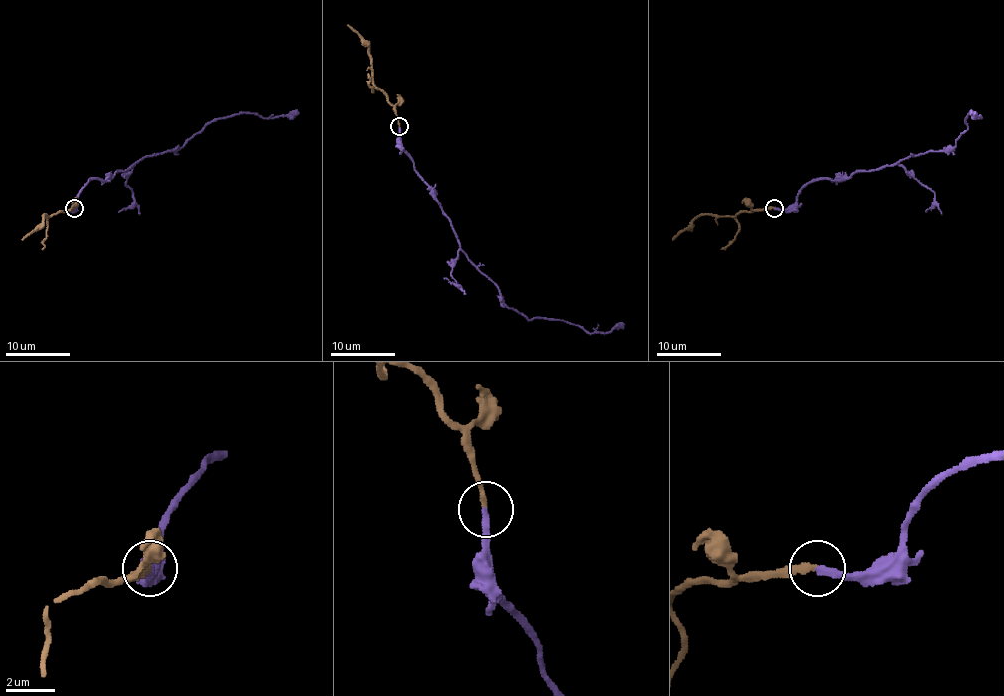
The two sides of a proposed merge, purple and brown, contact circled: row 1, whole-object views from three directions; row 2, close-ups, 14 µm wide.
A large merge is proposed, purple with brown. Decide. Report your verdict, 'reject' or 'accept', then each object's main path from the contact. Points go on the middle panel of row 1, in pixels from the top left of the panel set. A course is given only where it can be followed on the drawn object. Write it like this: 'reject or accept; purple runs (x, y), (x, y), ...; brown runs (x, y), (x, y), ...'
accept; purple runs (399, 126), (402, 148), (449, 219), (459, 248), (510, 308), (589, 332), (623, 323); brown runs (399, 126), (396, 108), (373, 84), (370, 47), (347, 24)

